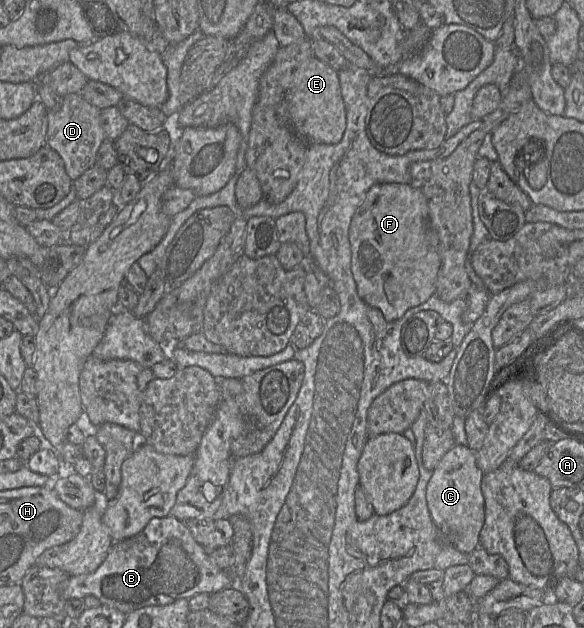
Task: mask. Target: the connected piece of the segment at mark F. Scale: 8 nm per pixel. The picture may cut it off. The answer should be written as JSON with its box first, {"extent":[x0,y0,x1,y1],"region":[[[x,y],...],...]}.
{"extent":[349,184,441,322],"region":[[[375,184],[355,211],[349,228],[351,270],[359,297],[369,306],[379,309],[387,322],[400,319],[407,310],[425,303],[436,292],[441,266],[438,236],[430,225],[425,195],[410,184]]]}

